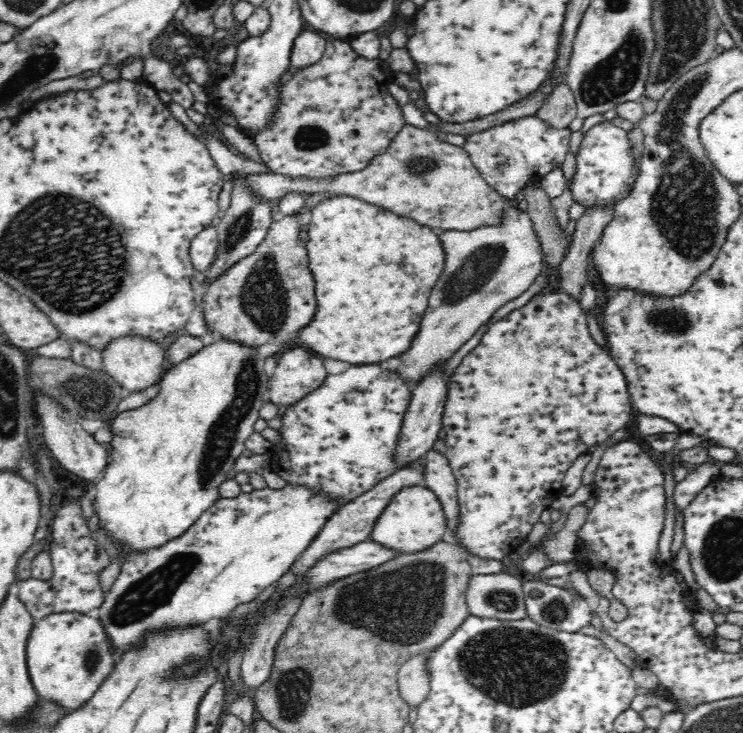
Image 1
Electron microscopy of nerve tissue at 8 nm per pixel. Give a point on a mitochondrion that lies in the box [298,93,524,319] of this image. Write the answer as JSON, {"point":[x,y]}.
{"point":[481,264]}

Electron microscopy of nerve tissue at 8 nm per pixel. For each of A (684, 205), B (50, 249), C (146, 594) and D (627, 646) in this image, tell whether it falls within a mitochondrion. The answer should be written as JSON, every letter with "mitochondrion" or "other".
{"A":"mitochondrion","B":"mitochondrion","C":"mitochondrion","D":"other"}

